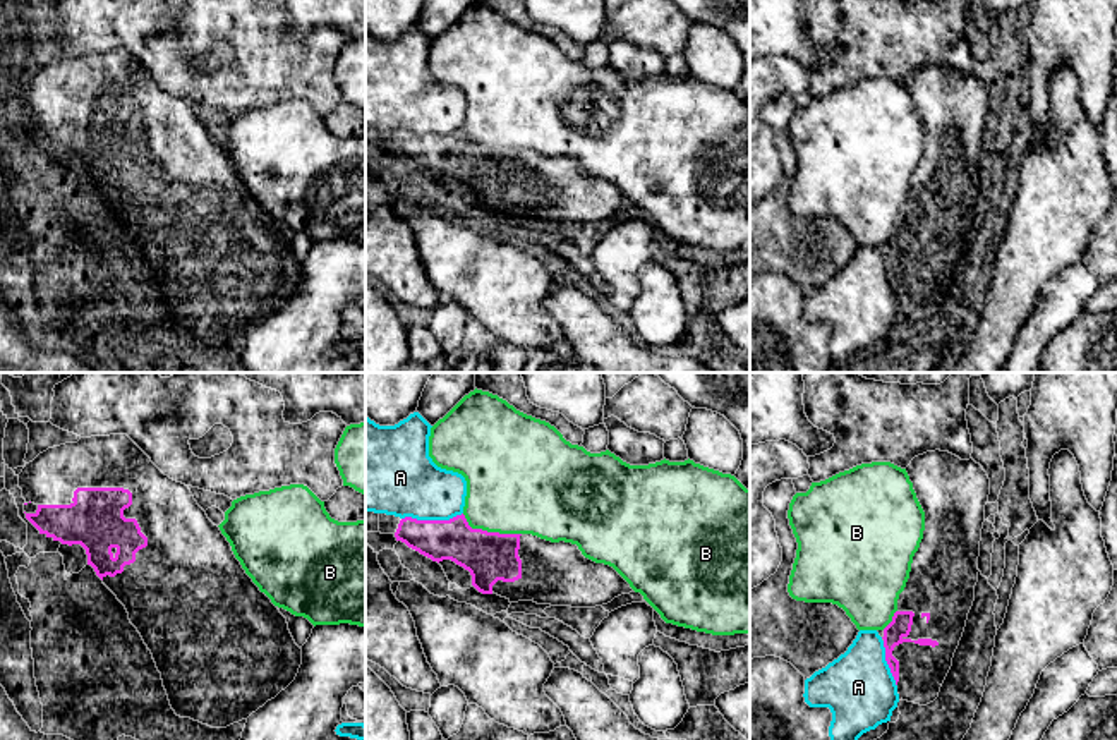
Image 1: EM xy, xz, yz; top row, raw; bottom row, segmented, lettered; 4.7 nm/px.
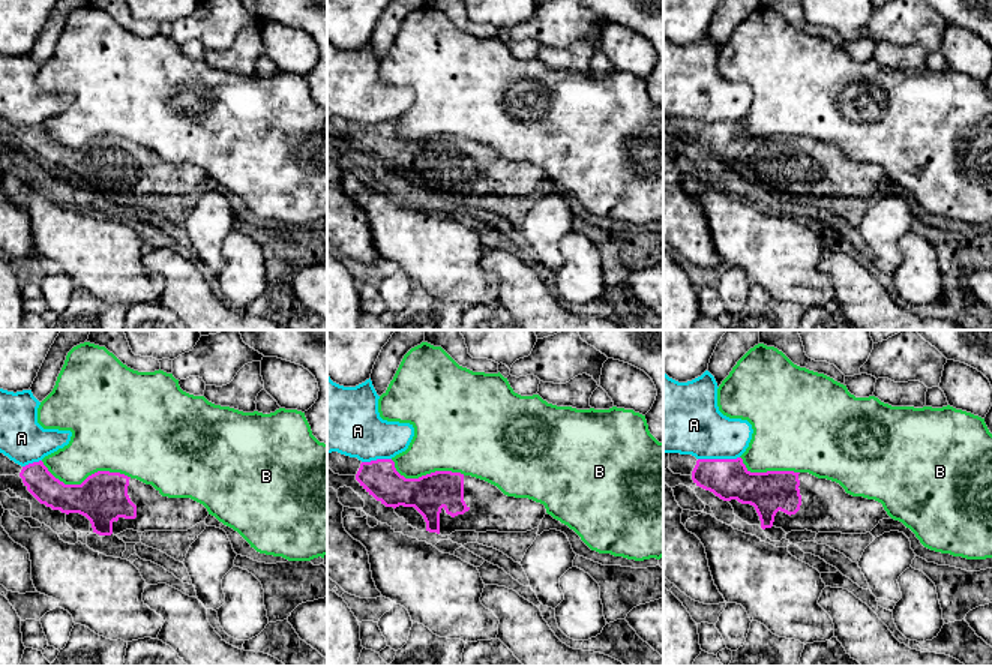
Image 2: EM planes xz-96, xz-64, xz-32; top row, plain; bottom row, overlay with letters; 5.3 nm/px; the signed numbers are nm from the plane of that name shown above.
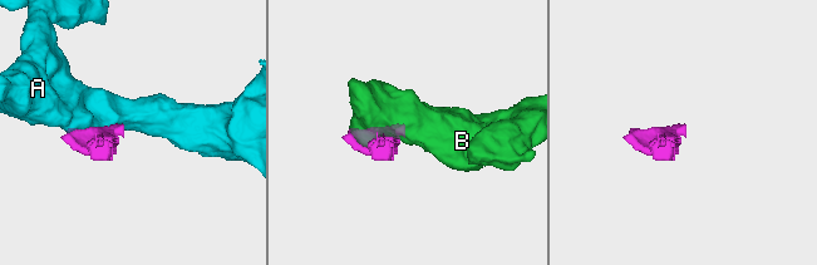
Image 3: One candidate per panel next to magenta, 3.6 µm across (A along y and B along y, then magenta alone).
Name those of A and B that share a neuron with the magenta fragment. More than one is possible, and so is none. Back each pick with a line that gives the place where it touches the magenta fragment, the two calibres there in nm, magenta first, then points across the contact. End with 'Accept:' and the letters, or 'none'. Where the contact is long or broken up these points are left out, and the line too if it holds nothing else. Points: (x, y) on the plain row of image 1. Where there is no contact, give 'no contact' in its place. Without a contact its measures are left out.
Accept: none

